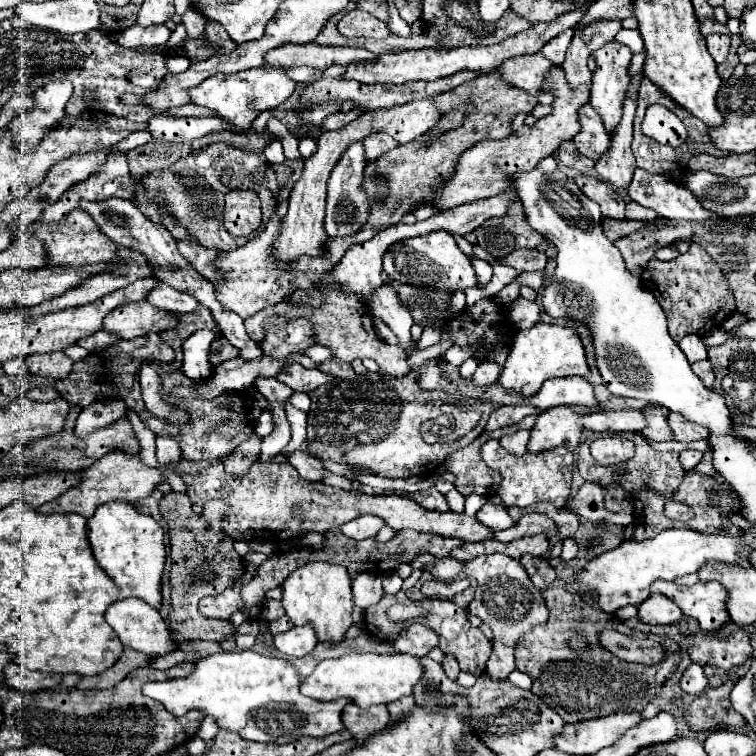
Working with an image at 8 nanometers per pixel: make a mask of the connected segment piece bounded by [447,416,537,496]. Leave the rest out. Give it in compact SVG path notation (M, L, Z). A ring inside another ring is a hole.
M527 416L523 422L519 422L515 426L507 426L507 428L495 430L495 432L483 432L467 448L461 448L461 450L453 452L451 456L447 456L447 470L455 476L455 488L463 496L469 496L469 494L489 496L491 492L495 492L495 488L499 486L495 482L499 482L501 475L483 462L479 454L481 444L487 438L501 438L501 436L507 436L507 434L521 430L521 428L531 430L535 424L535 418L537 416Z

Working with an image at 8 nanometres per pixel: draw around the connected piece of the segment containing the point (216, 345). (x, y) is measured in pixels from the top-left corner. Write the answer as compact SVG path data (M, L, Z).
M219 336L213 344L211 344L211 354L209 354L209 360L213 366L225 362L225 360L231 360L231 358L237 358L239 356L239 350L235 346L231 346L223 336Z

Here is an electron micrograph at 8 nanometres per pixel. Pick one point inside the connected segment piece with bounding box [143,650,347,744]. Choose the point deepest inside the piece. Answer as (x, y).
(256, 696)

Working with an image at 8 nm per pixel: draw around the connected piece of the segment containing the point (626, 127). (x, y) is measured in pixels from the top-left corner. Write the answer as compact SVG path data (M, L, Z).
M625 100L623 118L611 136L611 148L595 164L595 170L603 182L609 182L617 190L627 190L633 172L635 172L635 158L631 152L631 138L633 138L633 118L635 118L637 100Z

